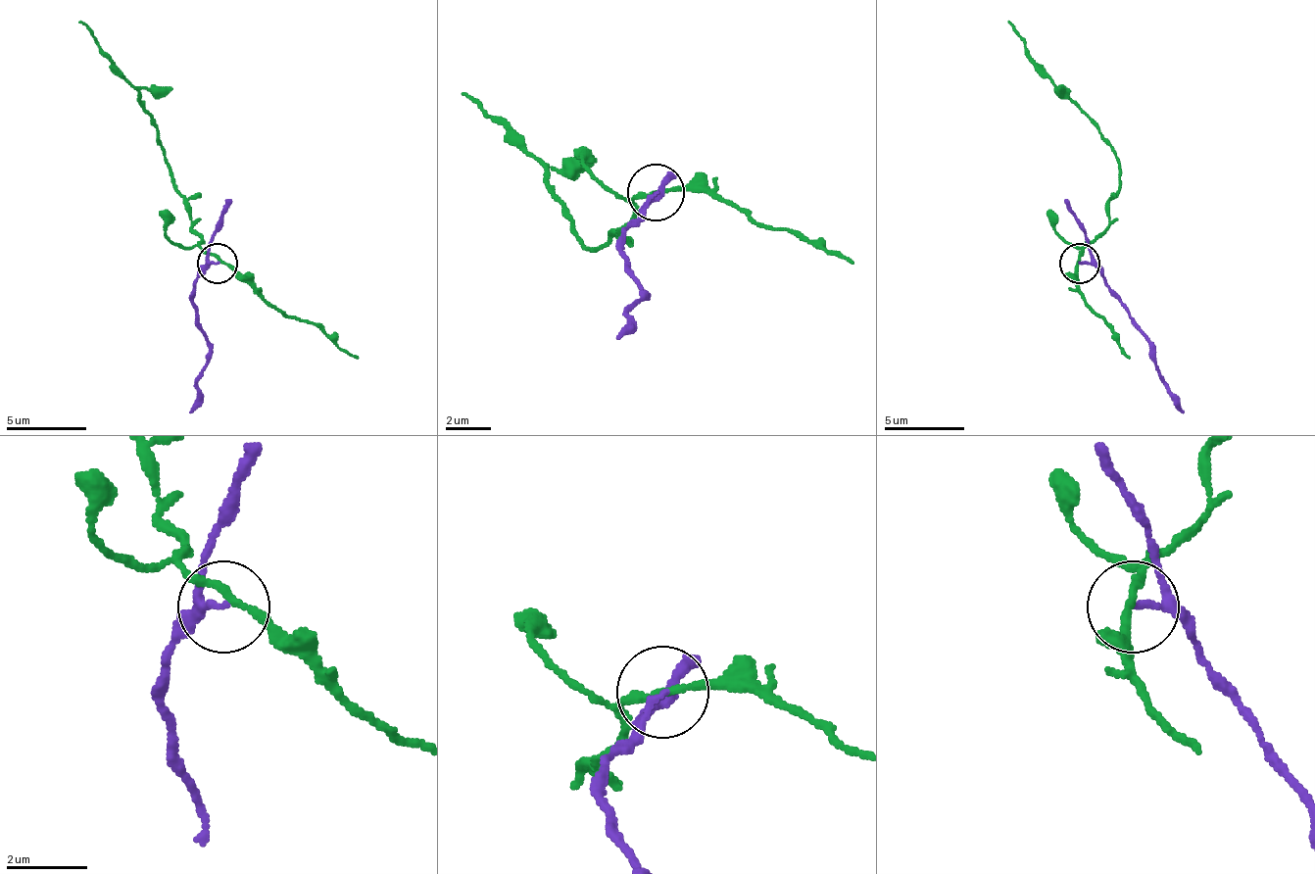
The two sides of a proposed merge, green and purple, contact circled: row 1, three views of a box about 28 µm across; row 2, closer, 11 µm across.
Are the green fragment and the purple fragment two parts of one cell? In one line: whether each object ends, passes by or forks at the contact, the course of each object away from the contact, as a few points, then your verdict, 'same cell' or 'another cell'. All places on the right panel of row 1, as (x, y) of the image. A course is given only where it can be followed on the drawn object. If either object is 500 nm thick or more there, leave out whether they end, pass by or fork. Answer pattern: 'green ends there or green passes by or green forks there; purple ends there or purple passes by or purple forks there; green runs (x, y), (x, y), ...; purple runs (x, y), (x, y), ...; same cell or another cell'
green passes by; purple passes by; green runs (1078, 263), (1086, 246), (1110, 222), (1118, 162), (1098, 125), (1066, 93), (1009, 22); purple runs (1078, 263), (1094, 267), (1110, 286), (1150, 347), (1158, 379), (1183, 411); another cell

